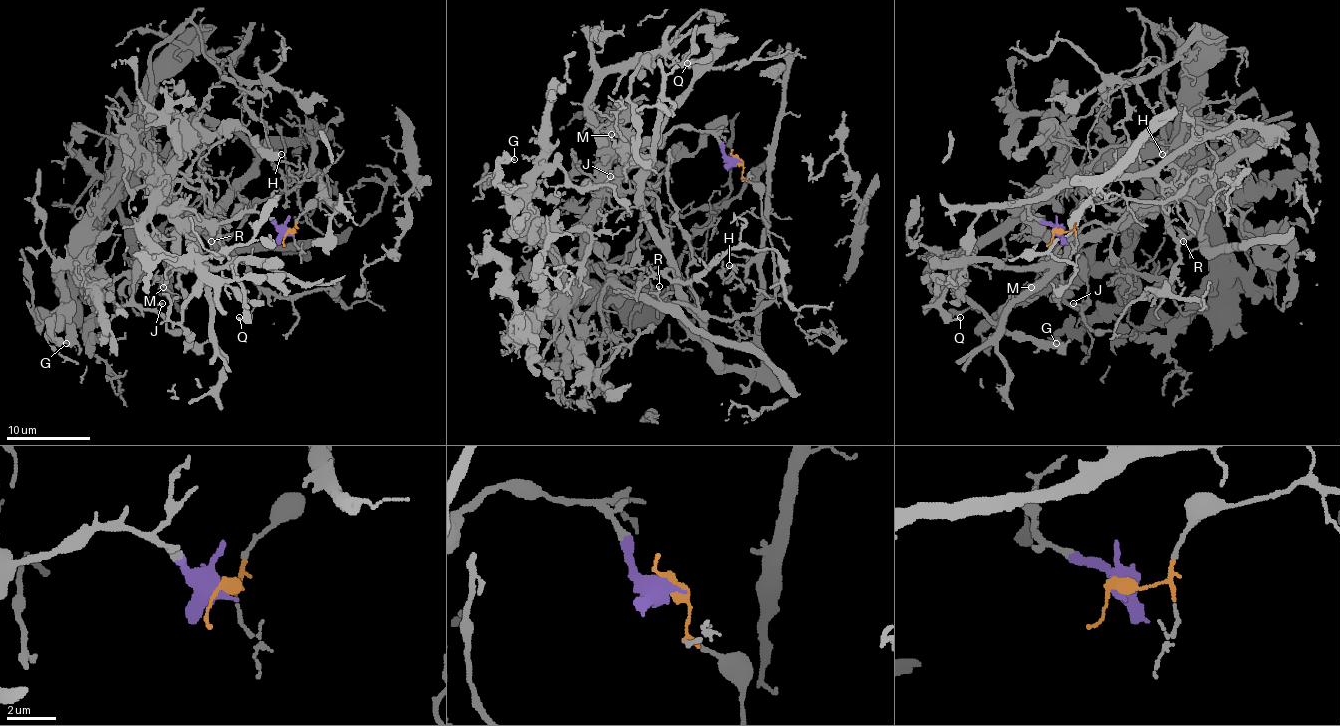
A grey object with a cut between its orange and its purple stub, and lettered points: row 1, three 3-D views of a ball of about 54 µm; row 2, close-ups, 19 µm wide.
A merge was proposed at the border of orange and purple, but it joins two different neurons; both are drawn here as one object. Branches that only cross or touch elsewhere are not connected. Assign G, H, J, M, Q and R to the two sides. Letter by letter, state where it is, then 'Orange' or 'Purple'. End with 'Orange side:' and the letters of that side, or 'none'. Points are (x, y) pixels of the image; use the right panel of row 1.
G: Place: (1056, 343). Purple
H: Place: (1162, 154). Purple
J: Place: (1073, 303). Purple
M: Place: (1031, 287). Purple
Q: Place: (960, 317). Purple
R: Place: (1183, 241). Orange
Orange side: R

